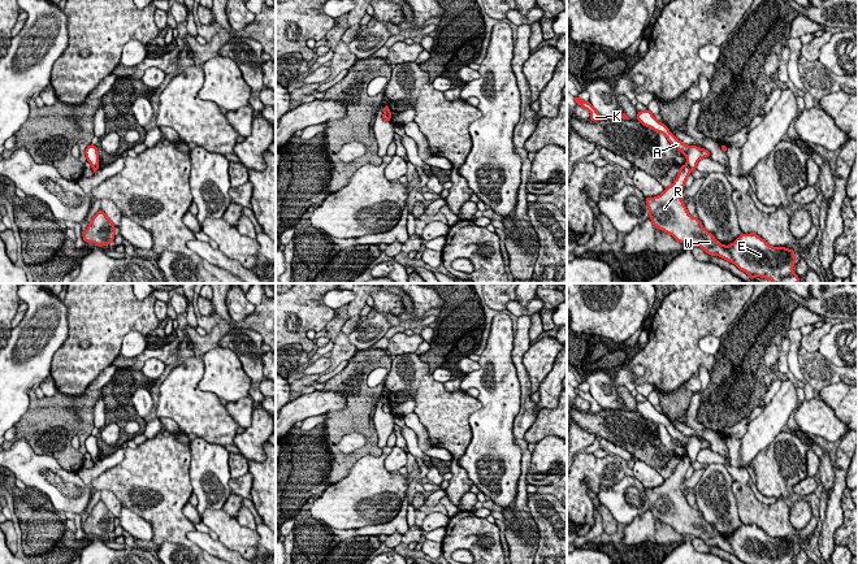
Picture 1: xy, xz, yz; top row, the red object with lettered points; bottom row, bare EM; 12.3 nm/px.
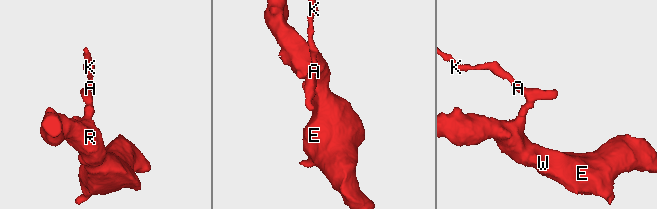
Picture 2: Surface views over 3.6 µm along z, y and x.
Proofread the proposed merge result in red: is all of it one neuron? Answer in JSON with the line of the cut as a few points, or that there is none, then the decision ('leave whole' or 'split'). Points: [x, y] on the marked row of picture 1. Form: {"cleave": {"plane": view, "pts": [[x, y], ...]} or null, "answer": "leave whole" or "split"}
{"cleave": {"plane": "yz", "pts": [[687, 164], [690, 170]]}, "answer": "split"}

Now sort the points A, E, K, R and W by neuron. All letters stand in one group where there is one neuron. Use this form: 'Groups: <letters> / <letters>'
Groups: A K / E R W

